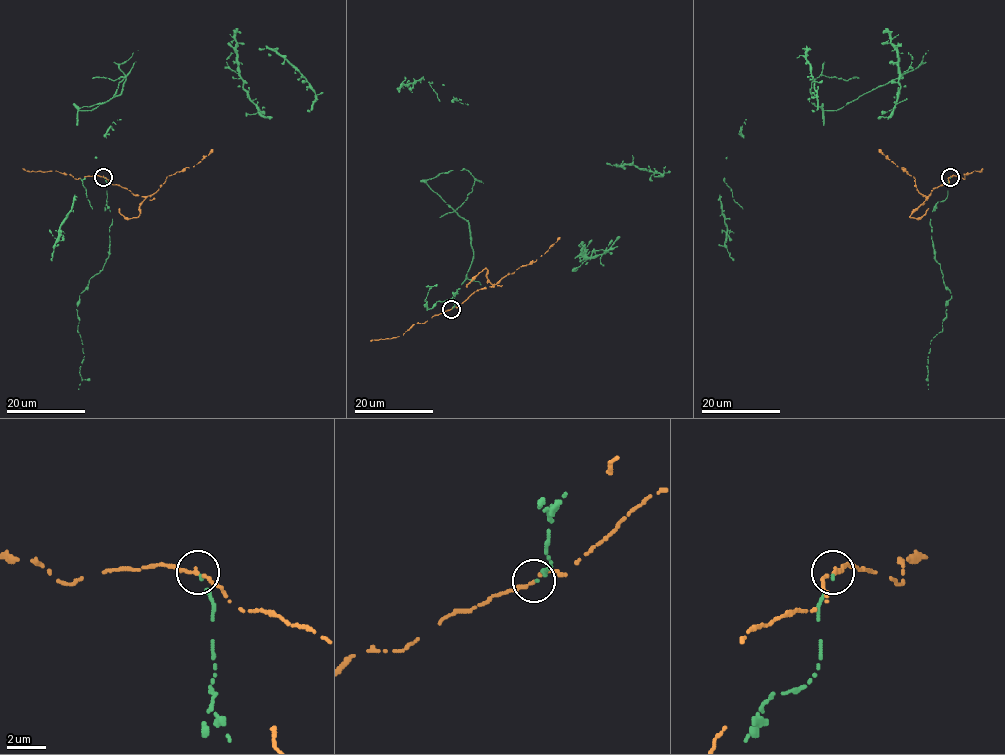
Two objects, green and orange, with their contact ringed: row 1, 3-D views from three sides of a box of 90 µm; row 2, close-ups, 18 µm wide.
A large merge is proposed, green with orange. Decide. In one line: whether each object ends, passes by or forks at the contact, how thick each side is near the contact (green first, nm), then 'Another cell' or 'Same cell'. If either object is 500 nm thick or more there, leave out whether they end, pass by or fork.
At the ring green ends. At the ring orange passes by. Thickness 100 nm (green) against 190 nm. Another cell

